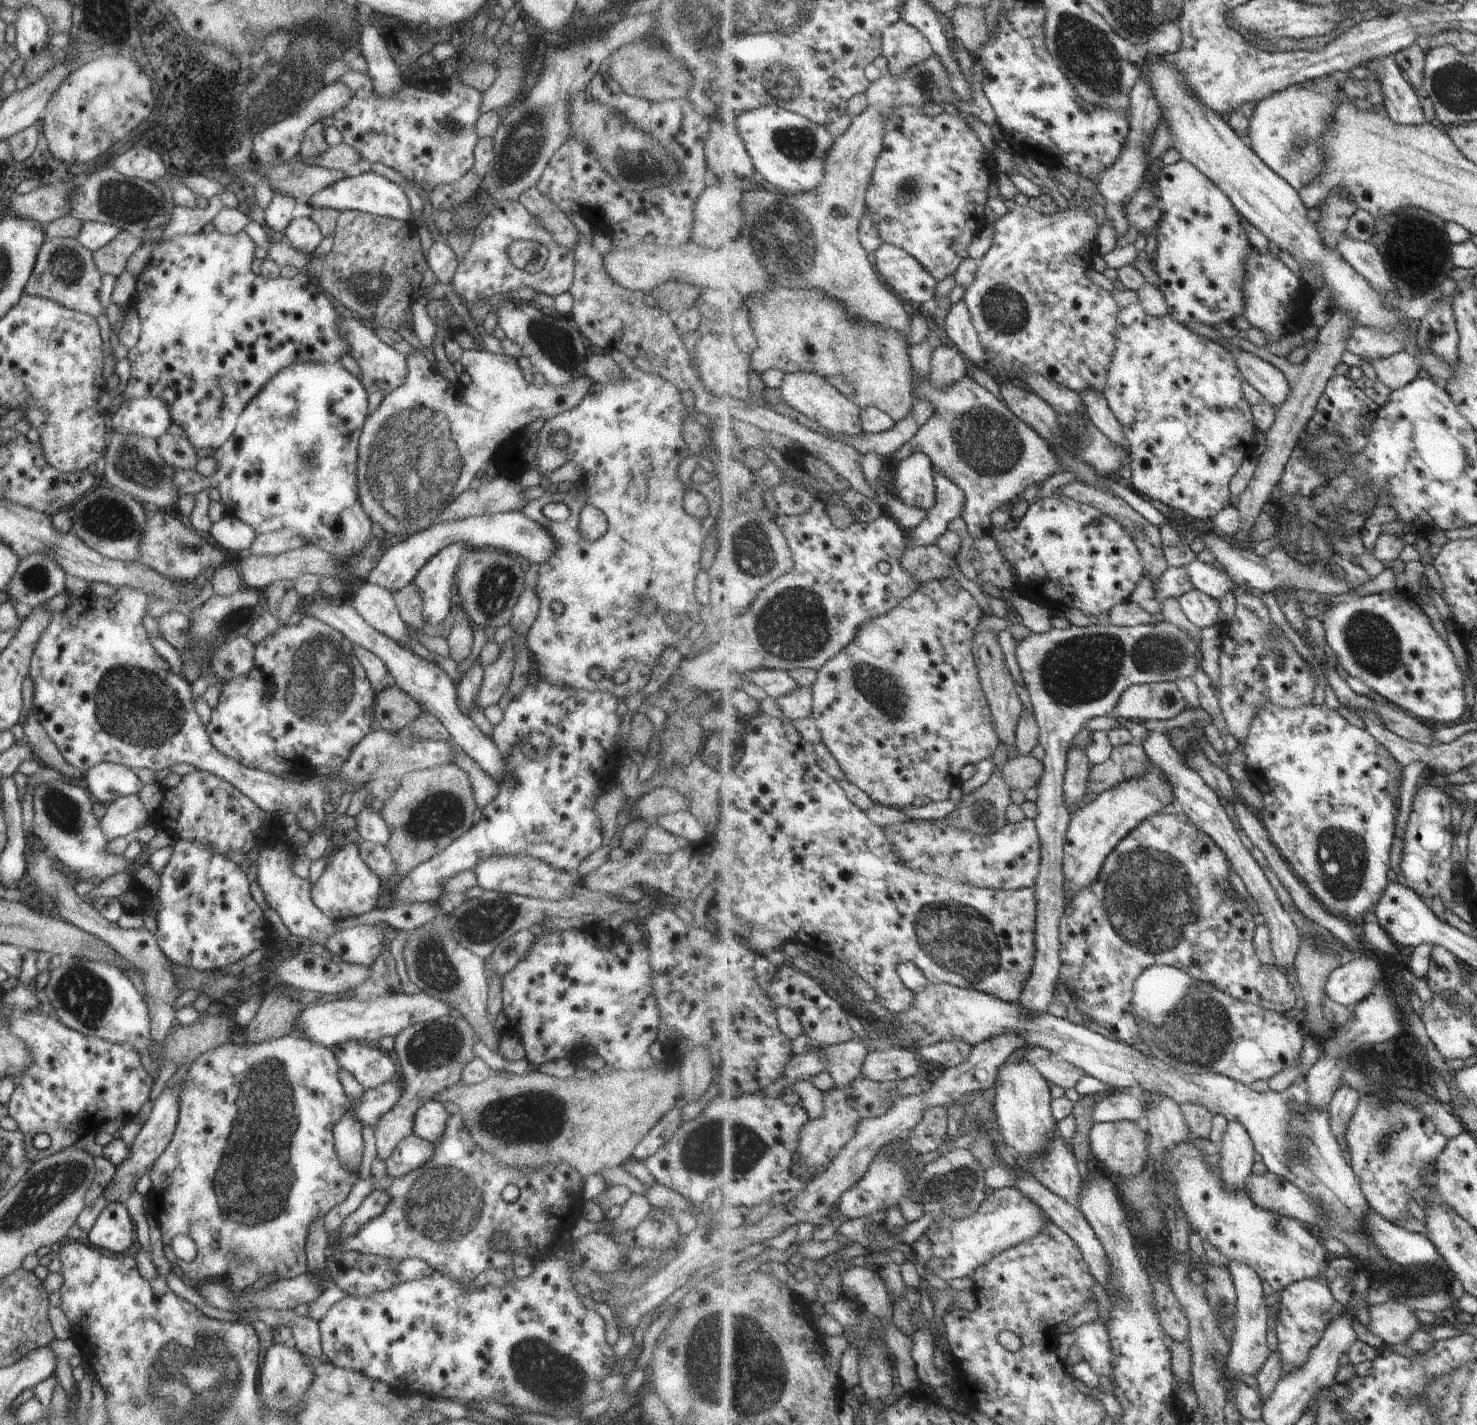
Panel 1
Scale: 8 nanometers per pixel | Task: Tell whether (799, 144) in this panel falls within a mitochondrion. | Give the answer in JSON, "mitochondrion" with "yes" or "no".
{"mitochondrion":"yes"}

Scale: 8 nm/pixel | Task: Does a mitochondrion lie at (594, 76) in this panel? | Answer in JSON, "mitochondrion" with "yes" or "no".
{"mitochondrion":"no"}

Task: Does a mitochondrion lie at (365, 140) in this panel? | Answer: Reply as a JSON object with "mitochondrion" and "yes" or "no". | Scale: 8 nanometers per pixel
{"mitochondrion":"no"}

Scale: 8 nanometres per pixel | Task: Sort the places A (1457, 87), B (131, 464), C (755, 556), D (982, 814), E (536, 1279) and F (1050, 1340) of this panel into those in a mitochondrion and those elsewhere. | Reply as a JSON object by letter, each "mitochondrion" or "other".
{"A":"mitochondrion","B":"mitochondrion","C":"mitochondrion","D":"mitochondrion","E":"other","F":"other"}

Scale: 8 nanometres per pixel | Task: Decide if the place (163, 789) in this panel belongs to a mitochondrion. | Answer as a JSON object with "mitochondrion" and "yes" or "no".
{"mitochondrion":"no"}

